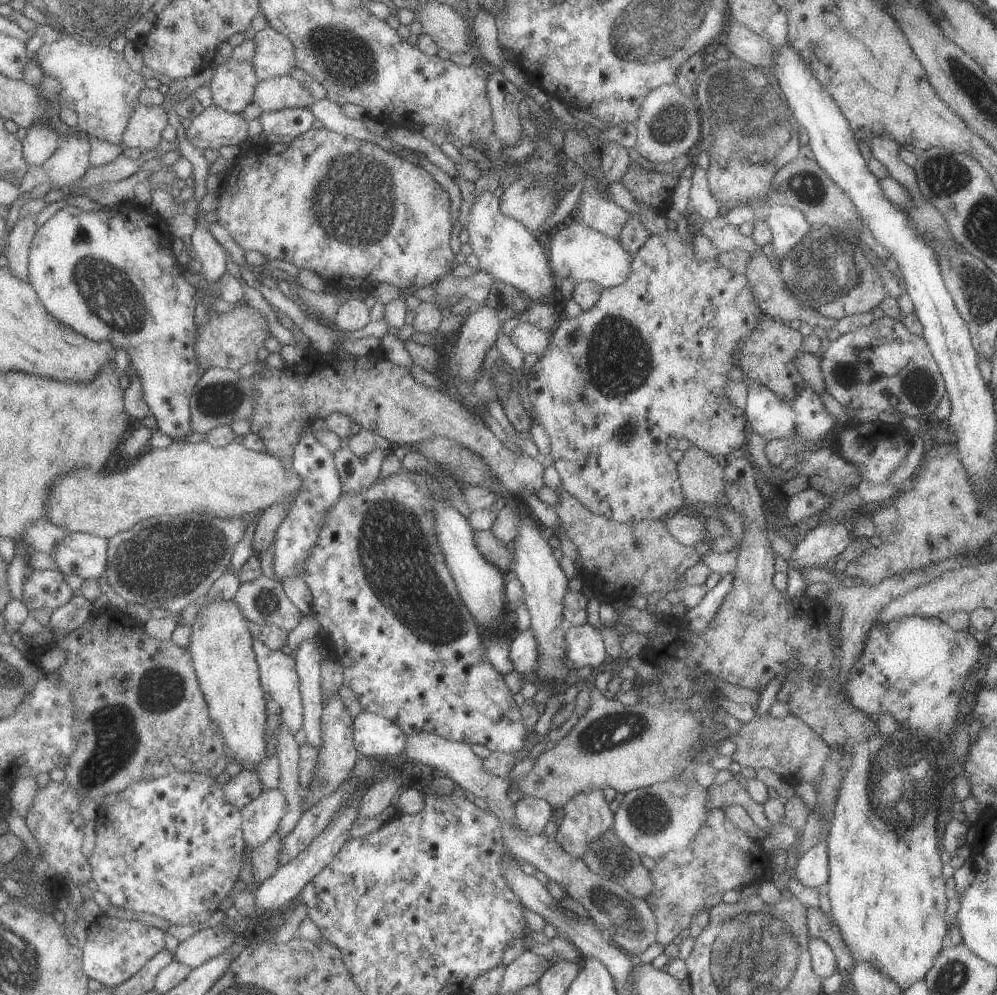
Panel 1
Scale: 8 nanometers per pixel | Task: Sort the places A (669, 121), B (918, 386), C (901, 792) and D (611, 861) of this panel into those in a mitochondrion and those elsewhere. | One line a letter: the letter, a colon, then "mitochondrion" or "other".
A: mitochondrion
B: mitochondrion
C: mitochondrion
D: mitochondrion

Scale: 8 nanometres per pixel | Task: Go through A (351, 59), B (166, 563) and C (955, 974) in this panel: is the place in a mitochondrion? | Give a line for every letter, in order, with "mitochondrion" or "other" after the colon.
A: mitochondrion
B: mitochondrion
C: mitochondrion

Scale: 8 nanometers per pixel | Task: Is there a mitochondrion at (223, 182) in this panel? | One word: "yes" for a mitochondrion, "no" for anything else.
no

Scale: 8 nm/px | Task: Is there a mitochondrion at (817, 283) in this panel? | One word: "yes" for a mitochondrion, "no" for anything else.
yes

